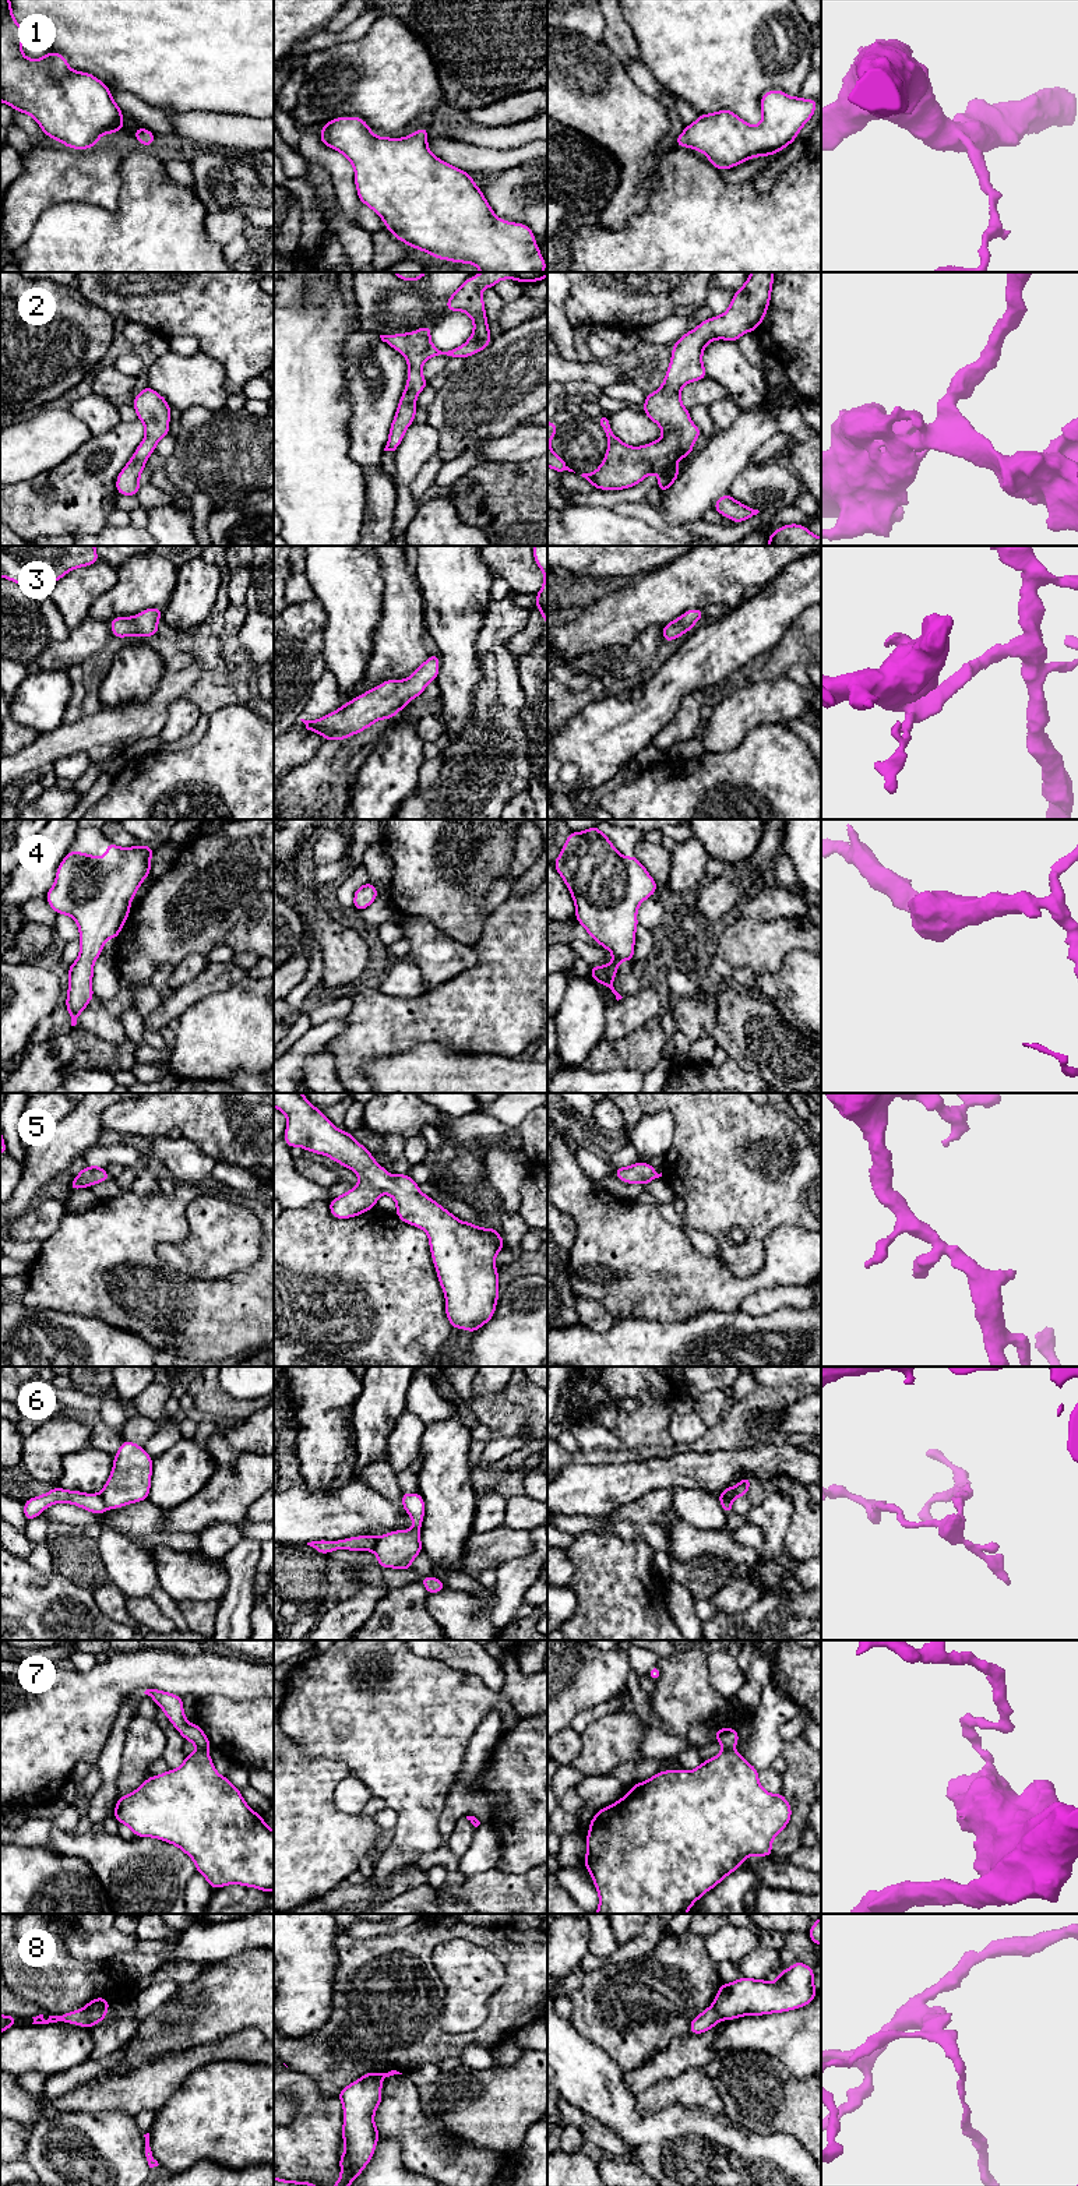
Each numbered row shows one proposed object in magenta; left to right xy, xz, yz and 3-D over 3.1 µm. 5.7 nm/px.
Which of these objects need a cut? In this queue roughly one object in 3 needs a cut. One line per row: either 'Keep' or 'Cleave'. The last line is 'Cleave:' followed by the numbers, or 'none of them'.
1: Keep
2: Keep
3: Keep
4: Keep
5: Keep
6: Cleave
7: Cleave
8: Cleave
Cleave: 6, 7, 8

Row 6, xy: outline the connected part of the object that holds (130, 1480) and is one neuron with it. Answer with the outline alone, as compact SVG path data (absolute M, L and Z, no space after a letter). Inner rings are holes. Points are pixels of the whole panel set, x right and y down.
M123 1441L113 1456L112 1473L101 1491L109 1509L148 1499L152 1457L134 1442Z

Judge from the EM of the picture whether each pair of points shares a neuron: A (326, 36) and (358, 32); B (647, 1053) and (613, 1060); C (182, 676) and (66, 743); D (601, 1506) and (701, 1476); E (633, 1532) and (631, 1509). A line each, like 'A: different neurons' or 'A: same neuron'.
A: same neuron
B: same neuron
C: same neuron
D: same neuron
E: different neurons

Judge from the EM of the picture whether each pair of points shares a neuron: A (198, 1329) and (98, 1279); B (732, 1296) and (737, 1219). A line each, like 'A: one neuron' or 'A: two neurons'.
A: one neuron
B: two neurons

